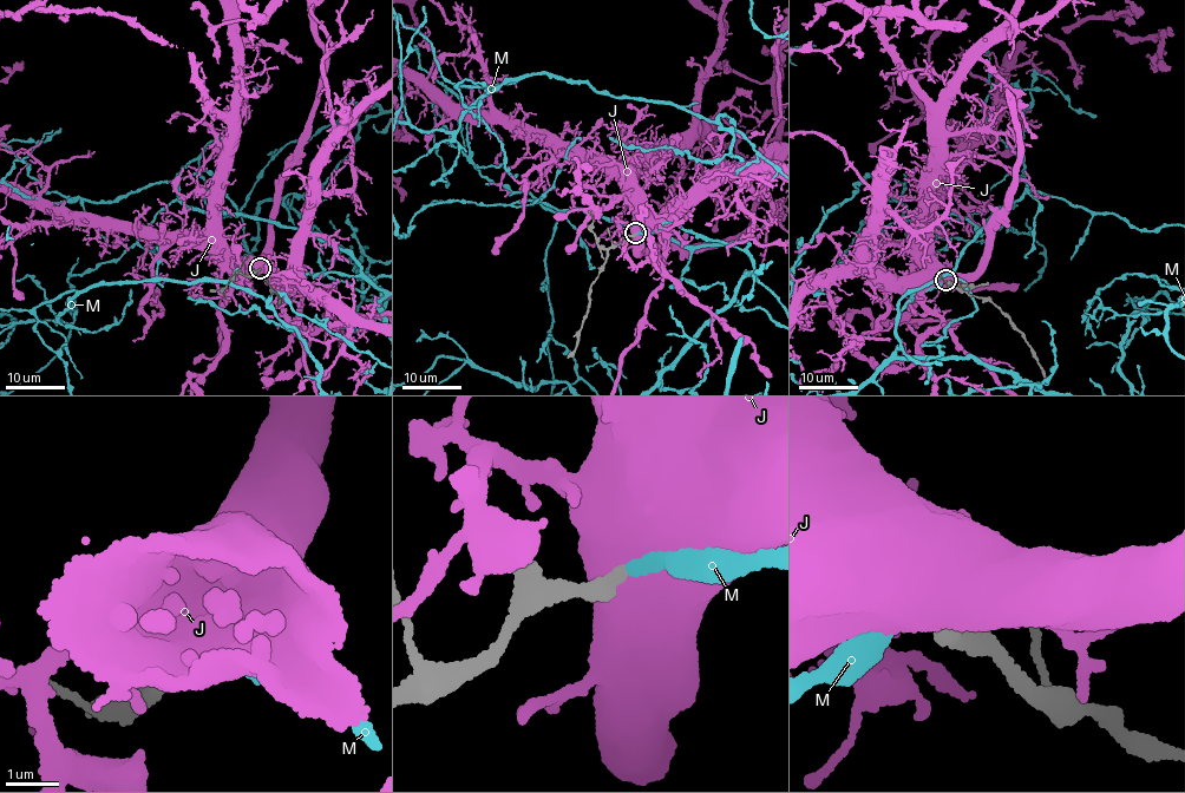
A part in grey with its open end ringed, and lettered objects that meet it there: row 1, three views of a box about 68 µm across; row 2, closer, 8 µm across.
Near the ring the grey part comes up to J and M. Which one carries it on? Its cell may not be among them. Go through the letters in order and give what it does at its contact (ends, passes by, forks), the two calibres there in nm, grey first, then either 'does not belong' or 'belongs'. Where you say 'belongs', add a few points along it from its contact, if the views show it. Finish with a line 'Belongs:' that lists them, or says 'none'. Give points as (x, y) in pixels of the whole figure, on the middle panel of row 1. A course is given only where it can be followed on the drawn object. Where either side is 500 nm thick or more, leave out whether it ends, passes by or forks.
J: 340 nm thick on the grey side, 800 nm on the other; does not belong
M: it ends there; 320 nm thick on the grey side, 200 nm on the other; belongs
Belongs: M

